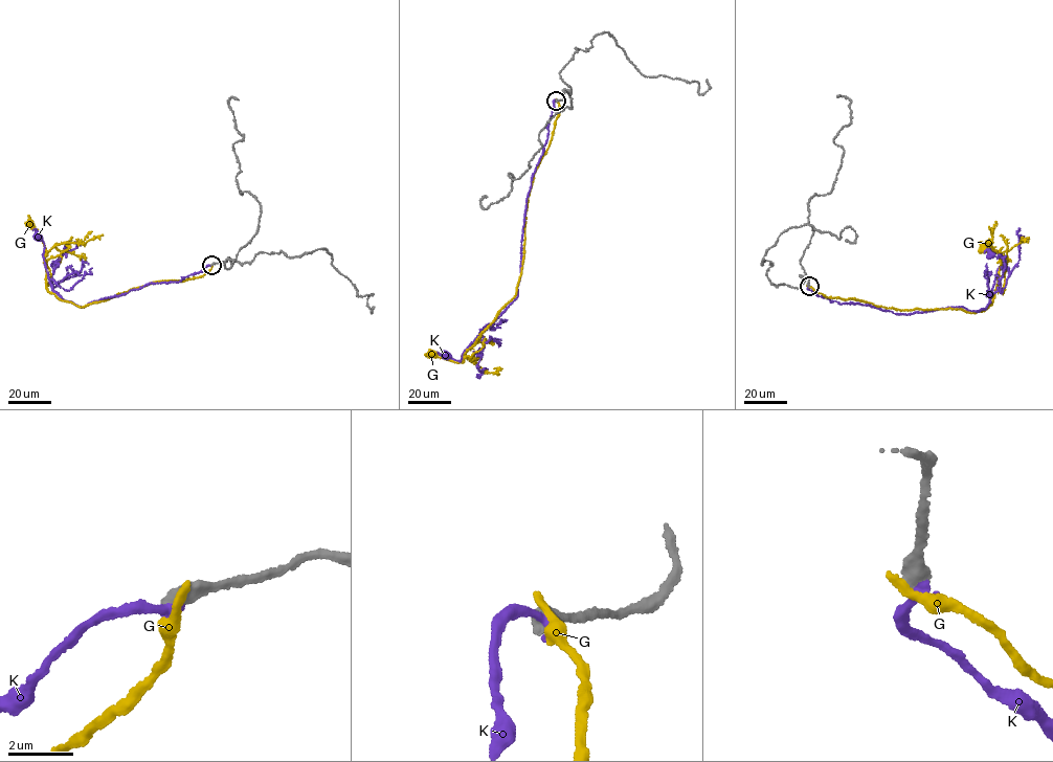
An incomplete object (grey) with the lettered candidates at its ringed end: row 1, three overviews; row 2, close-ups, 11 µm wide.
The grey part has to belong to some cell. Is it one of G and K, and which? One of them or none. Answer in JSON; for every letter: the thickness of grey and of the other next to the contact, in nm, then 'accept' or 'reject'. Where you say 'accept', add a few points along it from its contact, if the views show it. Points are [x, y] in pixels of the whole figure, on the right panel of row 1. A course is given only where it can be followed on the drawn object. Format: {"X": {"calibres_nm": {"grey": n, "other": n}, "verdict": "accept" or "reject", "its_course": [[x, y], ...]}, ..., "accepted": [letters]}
{"G": {"calibres_nm": {"grey": 600, "other": 280}, "verdict": "reject"}, "K": {"calibres_nm": {"grey": 600, "other": 300}, "verdict": "reject"}, "accepted": []}

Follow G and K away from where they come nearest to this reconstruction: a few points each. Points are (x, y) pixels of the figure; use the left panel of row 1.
G: (213, 264), (197, 277), (182, 282), (153, 282), (81, 308), (62, 300), (48, 291), (45, 248), (29, 225)
K: (213, 264), (178, 282), (151, 283), (83, 307), (62, 298), (50, 283), (52, 263), (79, 242)

